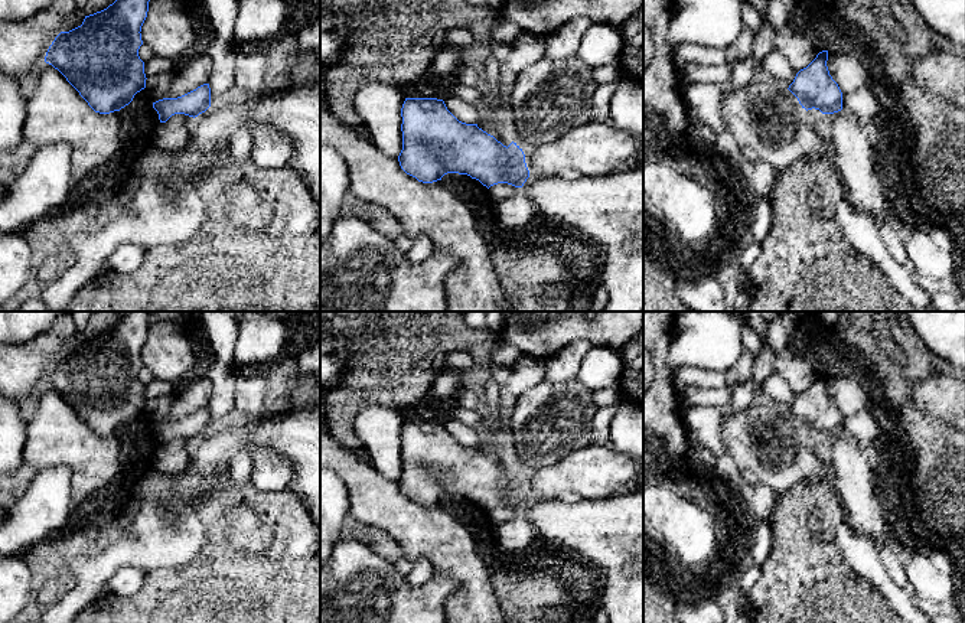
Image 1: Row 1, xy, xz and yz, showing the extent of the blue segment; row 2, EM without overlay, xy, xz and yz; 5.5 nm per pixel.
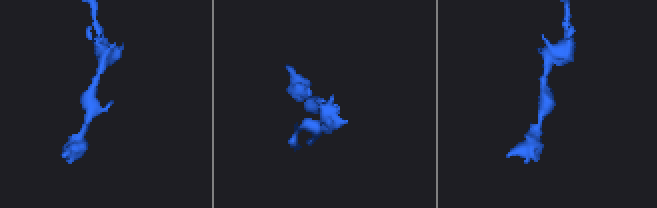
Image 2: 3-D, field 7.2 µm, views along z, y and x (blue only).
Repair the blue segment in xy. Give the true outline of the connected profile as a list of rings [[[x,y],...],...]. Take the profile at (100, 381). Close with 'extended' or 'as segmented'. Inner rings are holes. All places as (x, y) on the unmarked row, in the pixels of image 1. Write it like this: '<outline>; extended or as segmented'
[[[123,312],[107,332],[85,339],[81,349],[61,355],[46,375],[45,385],[58,392],[95,436],[120,434],[146,411],[144,385],[138,372],[150,322],[150,312]]]; as segmented

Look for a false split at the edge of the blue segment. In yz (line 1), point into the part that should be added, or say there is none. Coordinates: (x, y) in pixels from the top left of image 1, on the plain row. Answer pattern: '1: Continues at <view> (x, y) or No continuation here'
1: No continuation here

